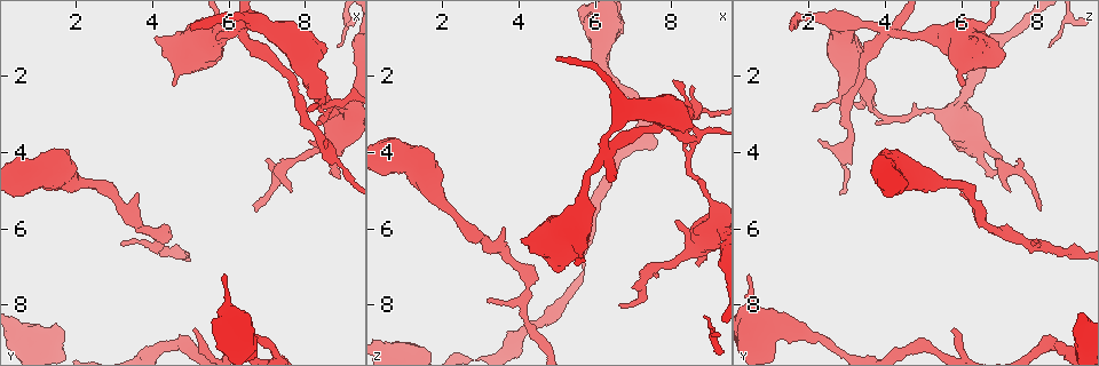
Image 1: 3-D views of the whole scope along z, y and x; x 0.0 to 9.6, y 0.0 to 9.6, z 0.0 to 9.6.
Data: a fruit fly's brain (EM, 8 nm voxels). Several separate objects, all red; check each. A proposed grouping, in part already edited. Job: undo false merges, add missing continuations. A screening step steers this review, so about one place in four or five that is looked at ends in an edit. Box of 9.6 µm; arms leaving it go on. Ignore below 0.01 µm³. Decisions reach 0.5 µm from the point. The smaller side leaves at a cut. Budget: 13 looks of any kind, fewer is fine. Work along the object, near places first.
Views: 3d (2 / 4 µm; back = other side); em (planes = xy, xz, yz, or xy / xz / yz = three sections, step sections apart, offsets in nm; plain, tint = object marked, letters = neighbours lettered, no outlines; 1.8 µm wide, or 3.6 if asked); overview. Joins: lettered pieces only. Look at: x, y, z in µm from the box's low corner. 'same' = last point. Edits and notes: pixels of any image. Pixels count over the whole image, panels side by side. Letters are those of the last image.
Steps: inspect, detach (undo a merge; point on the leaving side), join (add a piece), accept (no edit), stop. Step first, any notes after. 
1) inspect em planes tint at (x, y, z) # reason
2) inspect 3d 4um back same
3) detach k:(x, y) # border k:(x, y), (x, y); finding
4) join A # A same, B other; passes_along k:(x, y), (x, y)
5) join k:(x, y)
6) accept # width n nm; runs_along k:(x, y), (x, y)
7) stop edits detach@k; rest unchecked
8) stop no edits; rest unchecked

inspect em xz step 8 tint at (6.30, 0.80, 4.05) # a narrow waist

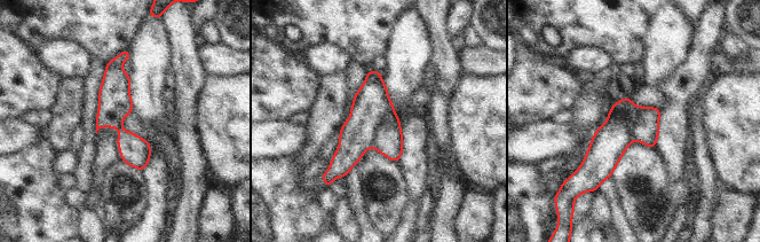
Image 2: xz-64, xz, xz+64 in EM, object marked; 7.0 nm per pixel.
inspect em yz step 8 tint same # another direction

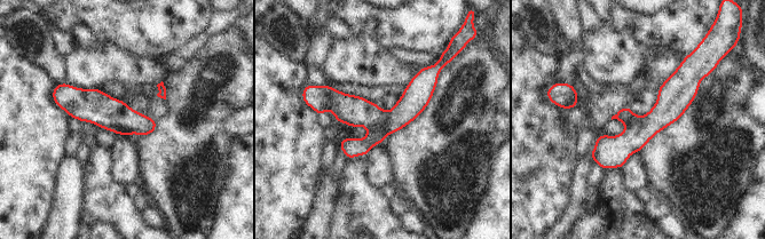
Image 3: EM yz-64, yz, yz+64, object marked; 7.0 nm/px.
inspect em yz step 8 letters same

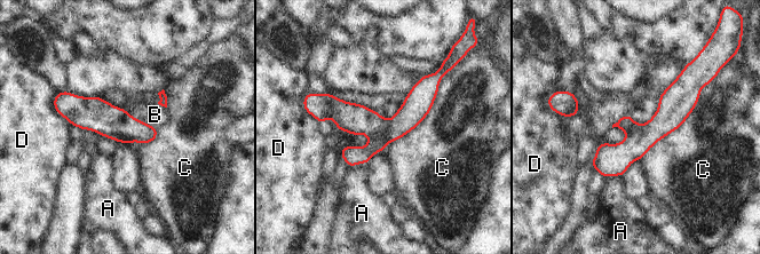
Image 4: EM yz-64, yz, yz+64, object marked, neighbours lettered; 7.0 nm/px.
detach 4:(411, 113) # width 190 nm; A other, B other, C other, D other; part_leaving 4:(696, 89), (633, 148), (596, 166); a second neuron is stuck on

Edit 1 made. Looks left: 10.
inspect overview

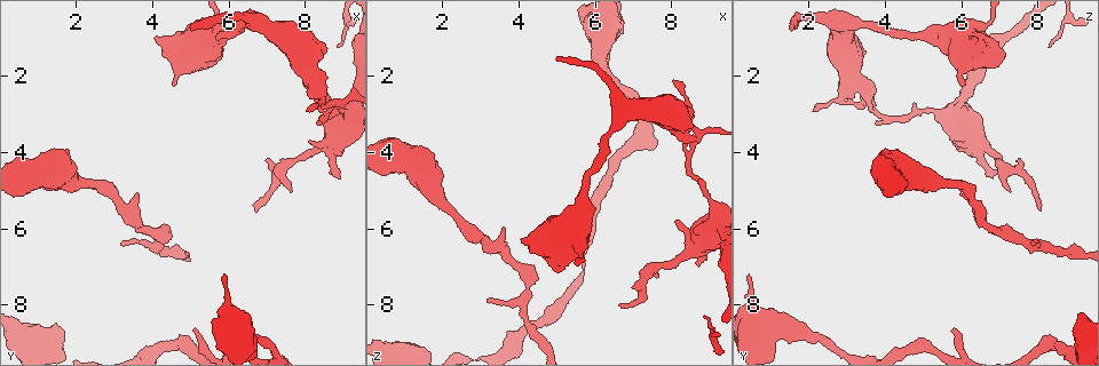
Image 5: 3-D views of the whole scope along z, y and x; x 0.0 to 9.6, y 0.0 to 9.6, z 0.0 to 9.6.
inspect em planes letters at (5.15, 8.60, 5.70) # branch stops here

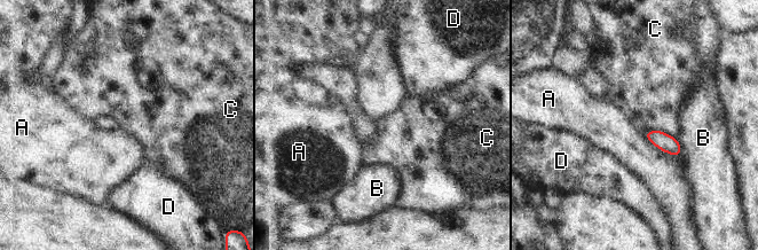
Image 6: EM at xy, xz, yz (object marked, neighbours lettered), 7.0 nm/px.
accept # width 100 nm; A other, B other, C other, D other; border 6:(645, 132), (664, 131), (676, 138); none of them fits

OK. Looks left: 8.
stop edits detach@4; rest unchecked

